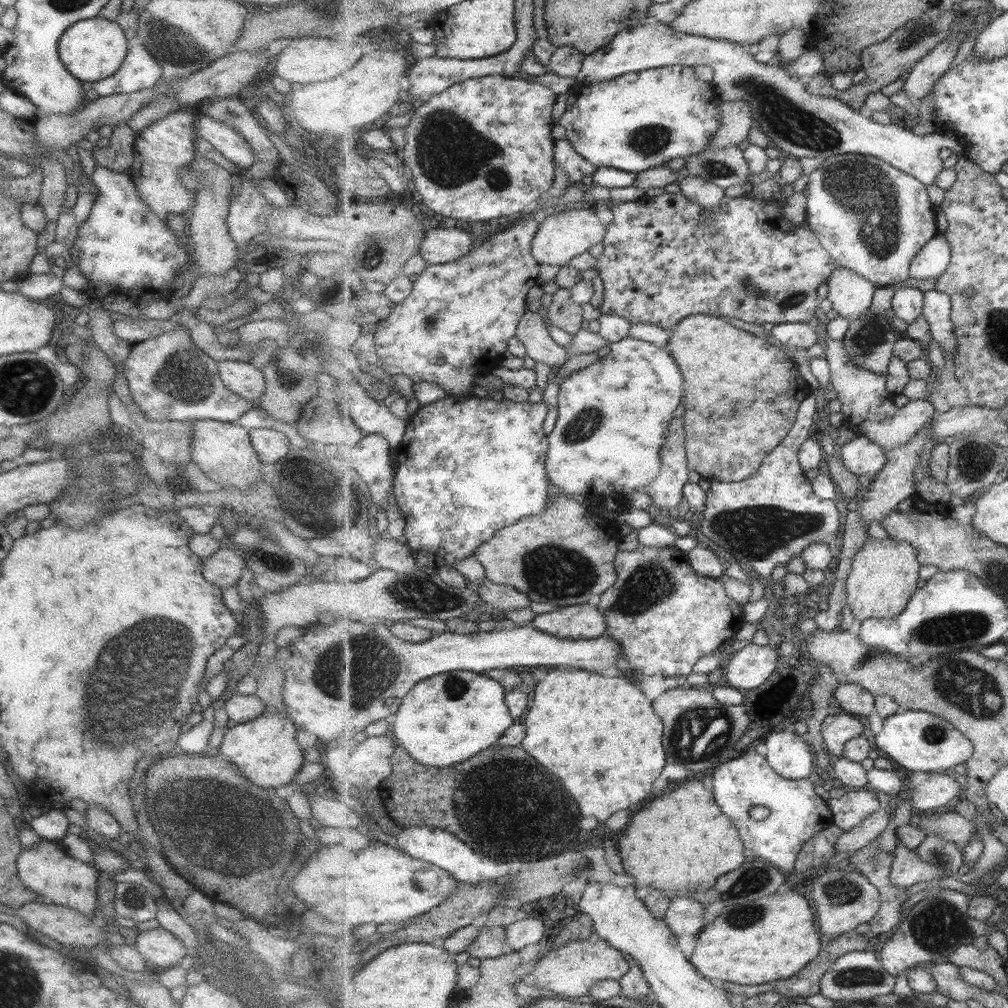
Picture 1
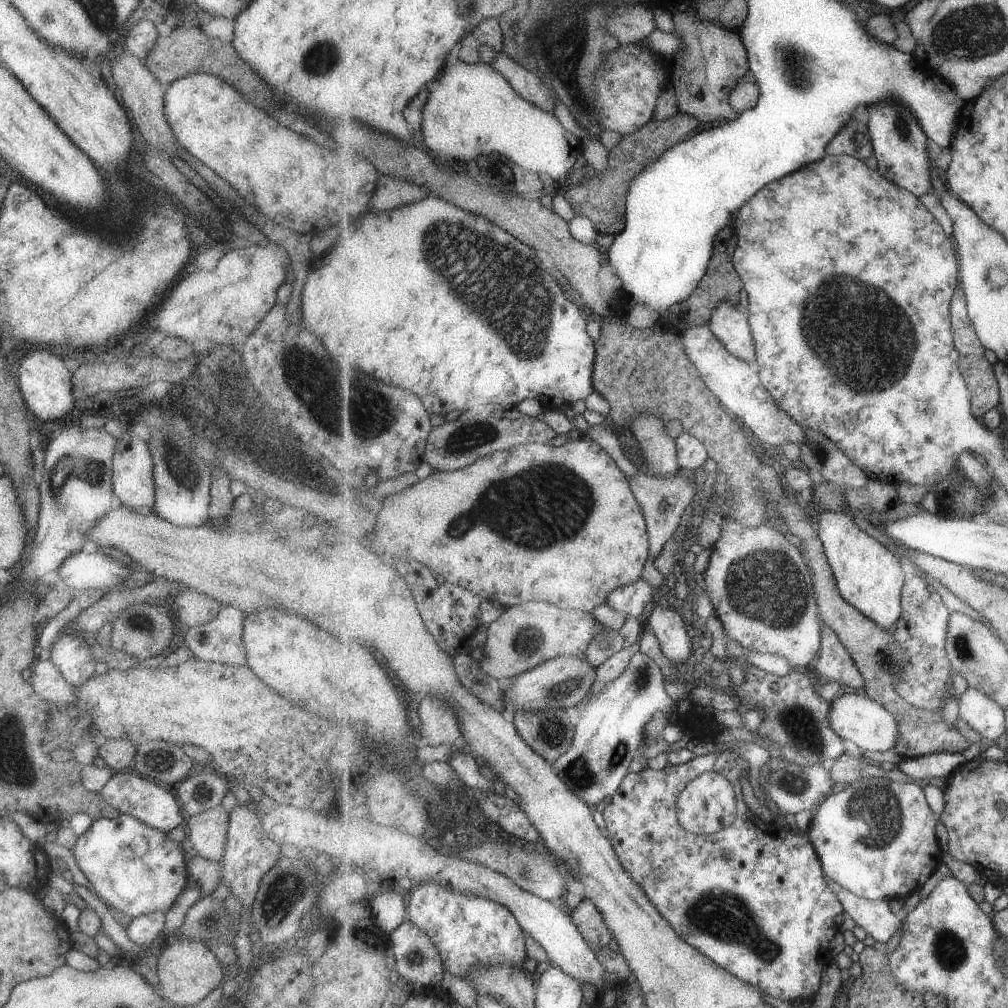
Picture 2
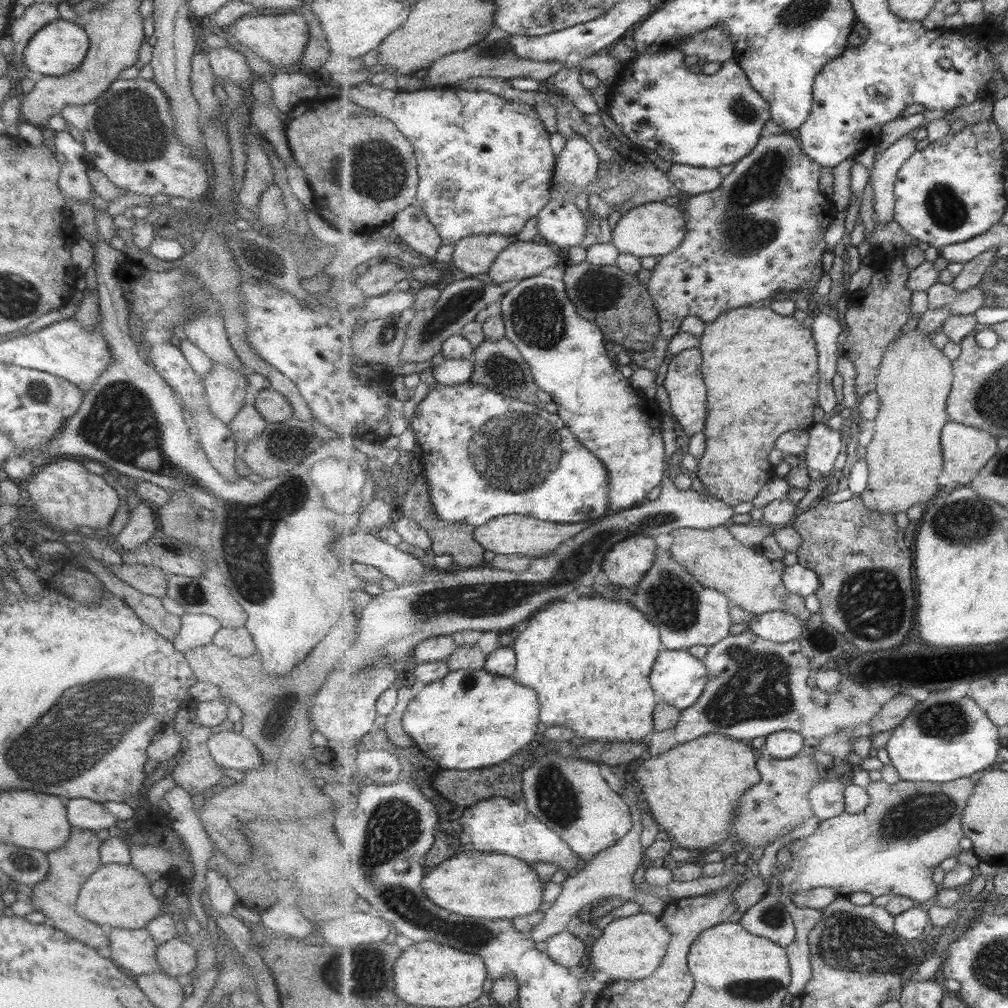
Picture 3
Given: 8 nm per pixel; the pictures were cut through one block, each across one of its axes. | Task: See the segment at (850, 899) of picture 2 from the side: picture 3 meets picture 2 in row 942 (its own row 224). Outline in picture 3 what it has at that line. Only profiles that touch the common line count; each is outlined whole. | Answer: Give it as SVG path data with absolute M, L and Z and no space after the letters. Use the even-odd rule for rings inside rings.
M915 131L905 133L874 163L870 183L873 188L873 218L882 225L895 217L896 181L901 168L917 152Z

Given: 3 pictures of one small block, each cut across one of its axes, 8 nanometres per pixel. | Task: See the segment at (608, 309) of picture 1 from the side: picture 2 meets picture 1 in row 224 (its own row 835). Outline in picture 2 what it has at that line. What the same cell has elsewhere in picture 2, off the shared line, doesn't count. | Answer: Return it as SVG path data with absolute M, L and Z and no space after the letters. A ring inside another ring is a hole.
M725 751L724 753L711 753L708 755L694 756L690 761L682 765L667 765L664 769L653 770L651 768L643 769L637 773L629 773L623 784L617 789L617 792L611 798L611 804L607 807L601 807L600 811L605 818L606 828L609 832L609 838L614 844L616 853L620 858L620 862L625 870L630 872L634 880L645 890L645 893L653 901L653 904L661 911L661 914L673 925L677 934L685 942L693 945L693 948L698 948L702 953L705 953L711 960L720 964L727 972L733 973L746 983L756 986L759 990L766 994L770 994L775 998L787 1000L790 1003L798 1004L801 1007L808 1006L813 997L820 991L824 970L833 960L833 954L828 946L833 940L833 936L837 934L837 916L844 914L844 904L832 889L832 882L827 878L824 868L815 850L814 844L808 833L798 835L797 832L792 832L791 829L781 826L776 822L765 822L758 818L747 808L744 803L740 802L743 796L743 786L741 786L741 778L750 776L751 767L745 758L738 756L737 753ZM718 771L725 776L736 790L736 796L739 799L738 815L733 824L720 830L712 835L698 835L692 831L688 831L682 827L679 818L677 818L677 800L681 796L681 792L685 790L685 786L689 786L689 782L693 782L695 778L699 778L703 772Z

